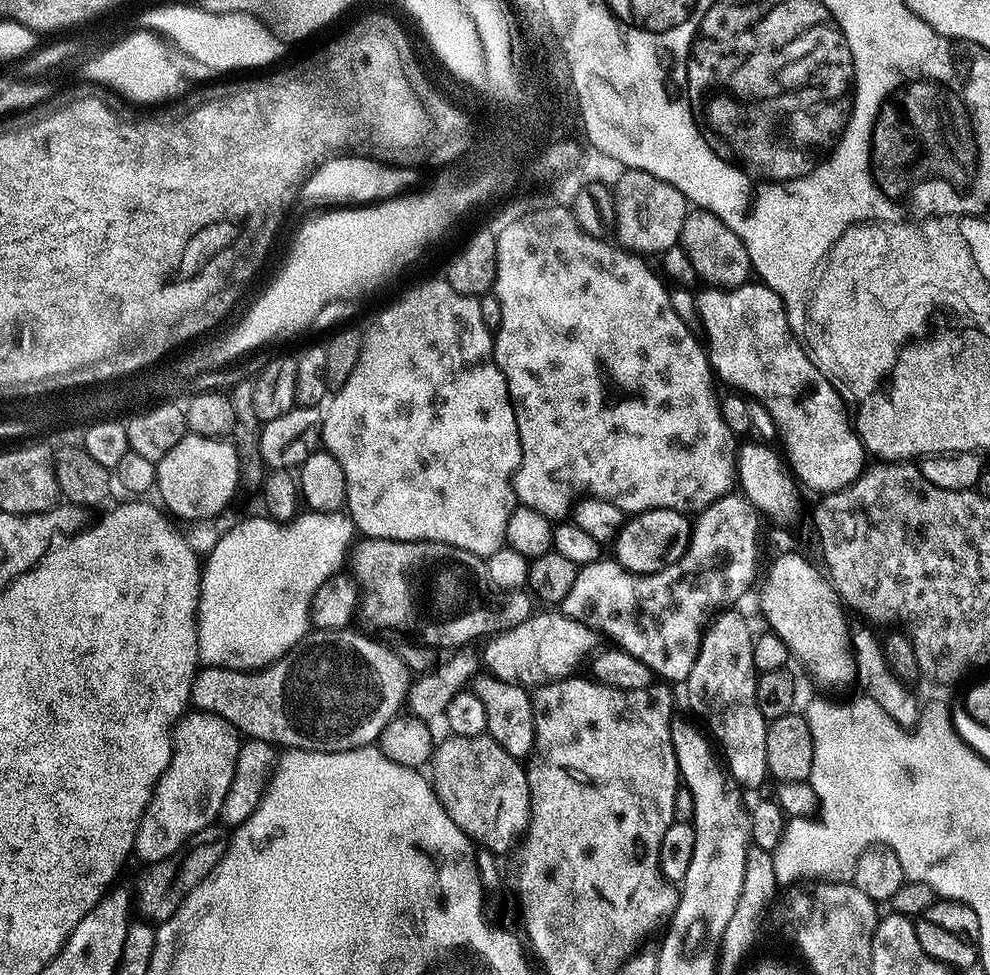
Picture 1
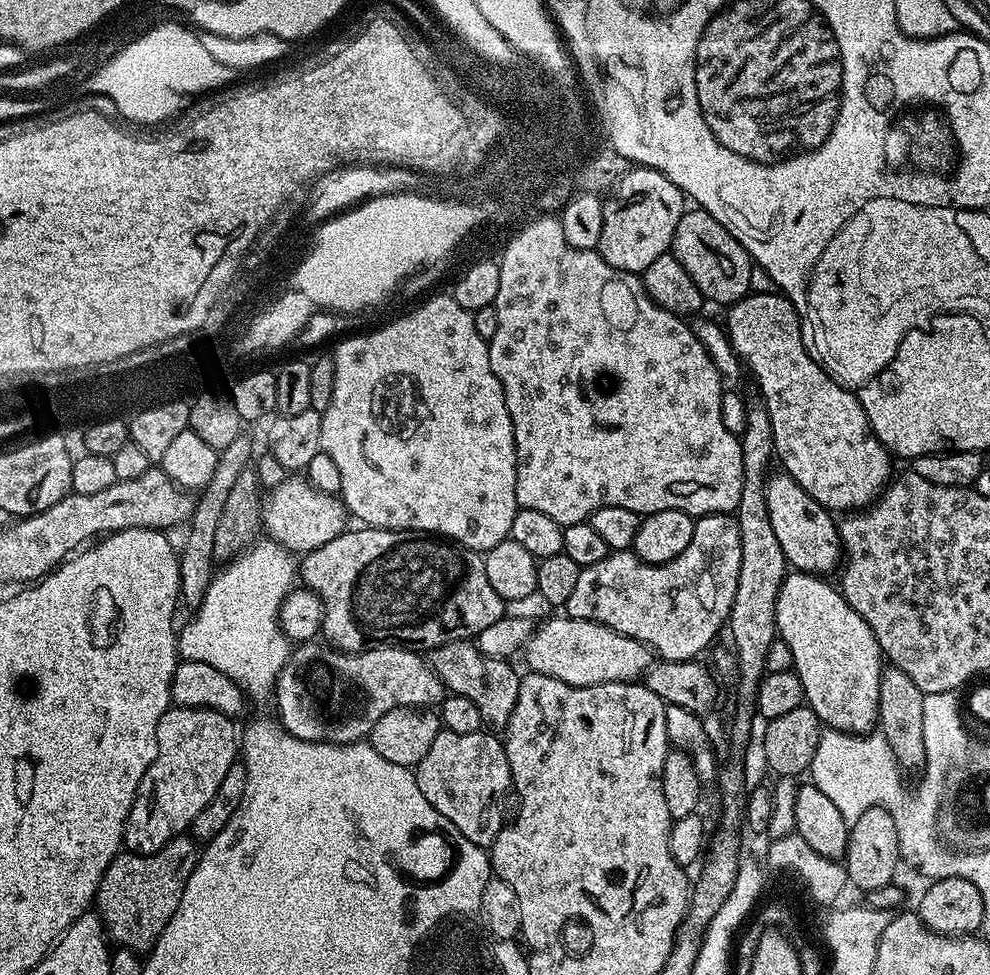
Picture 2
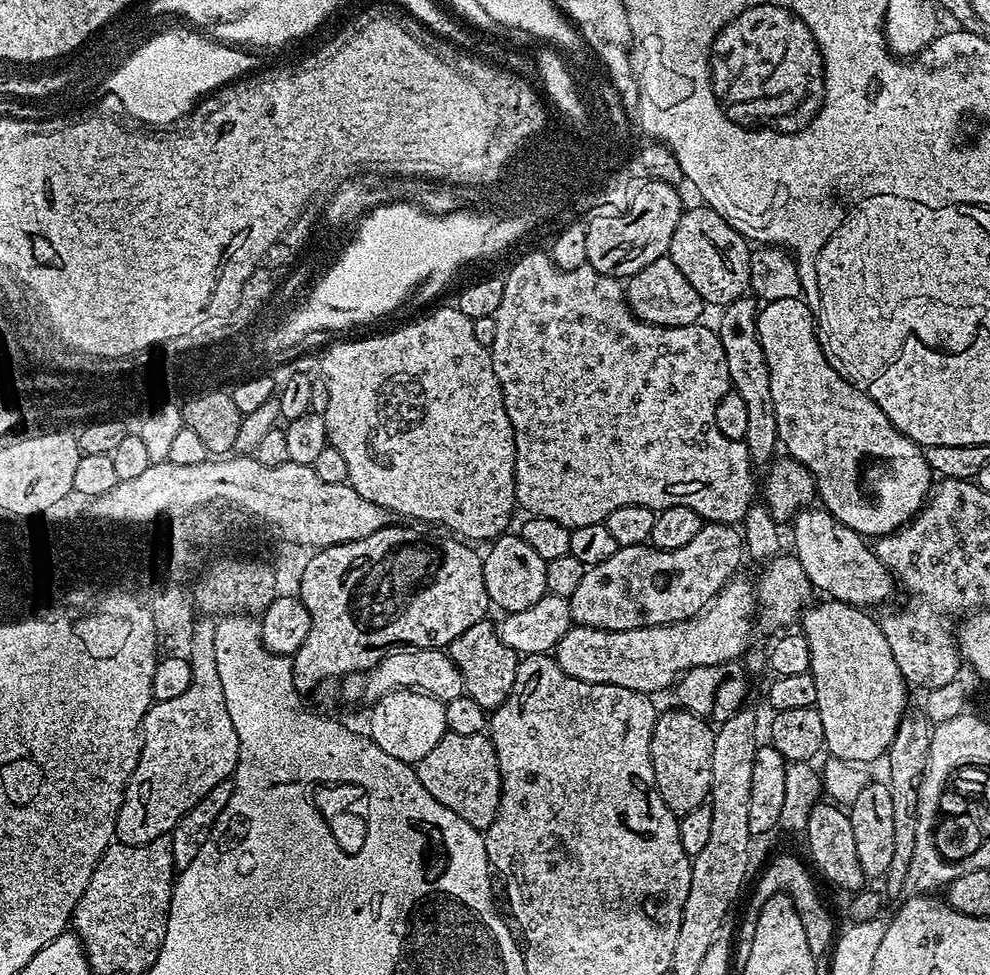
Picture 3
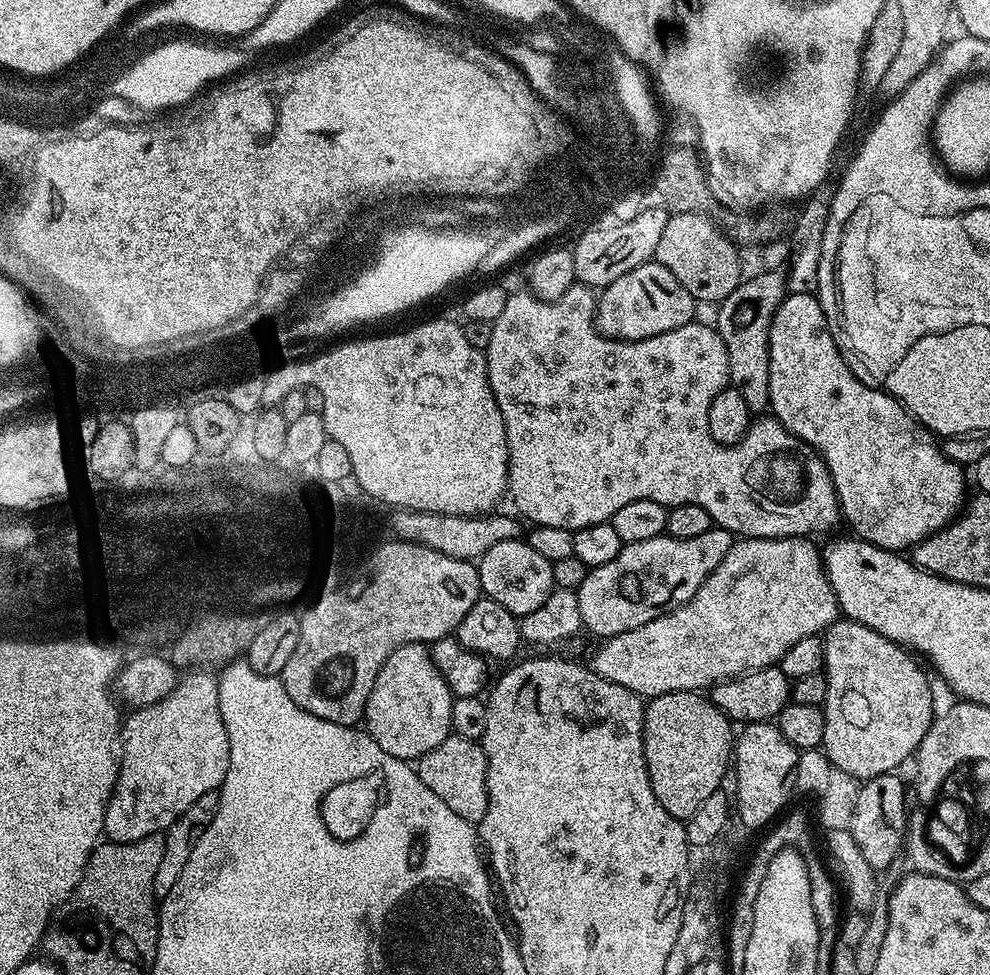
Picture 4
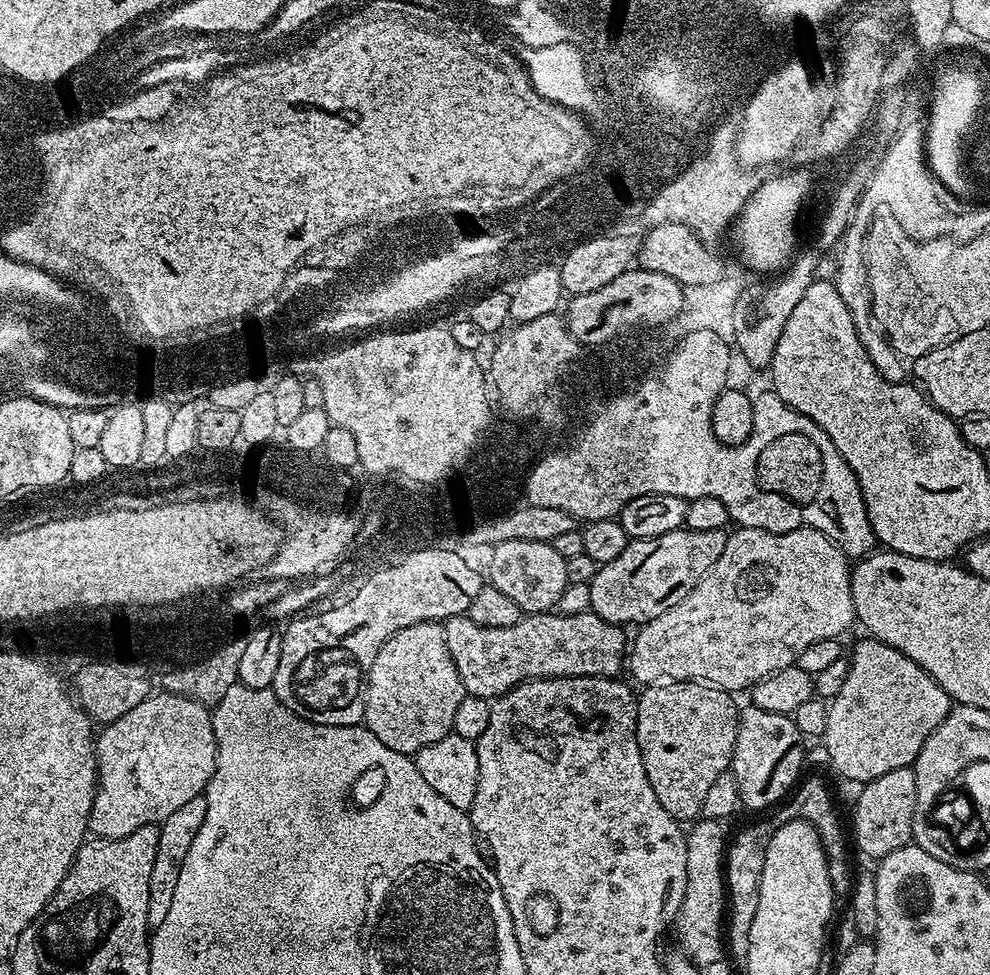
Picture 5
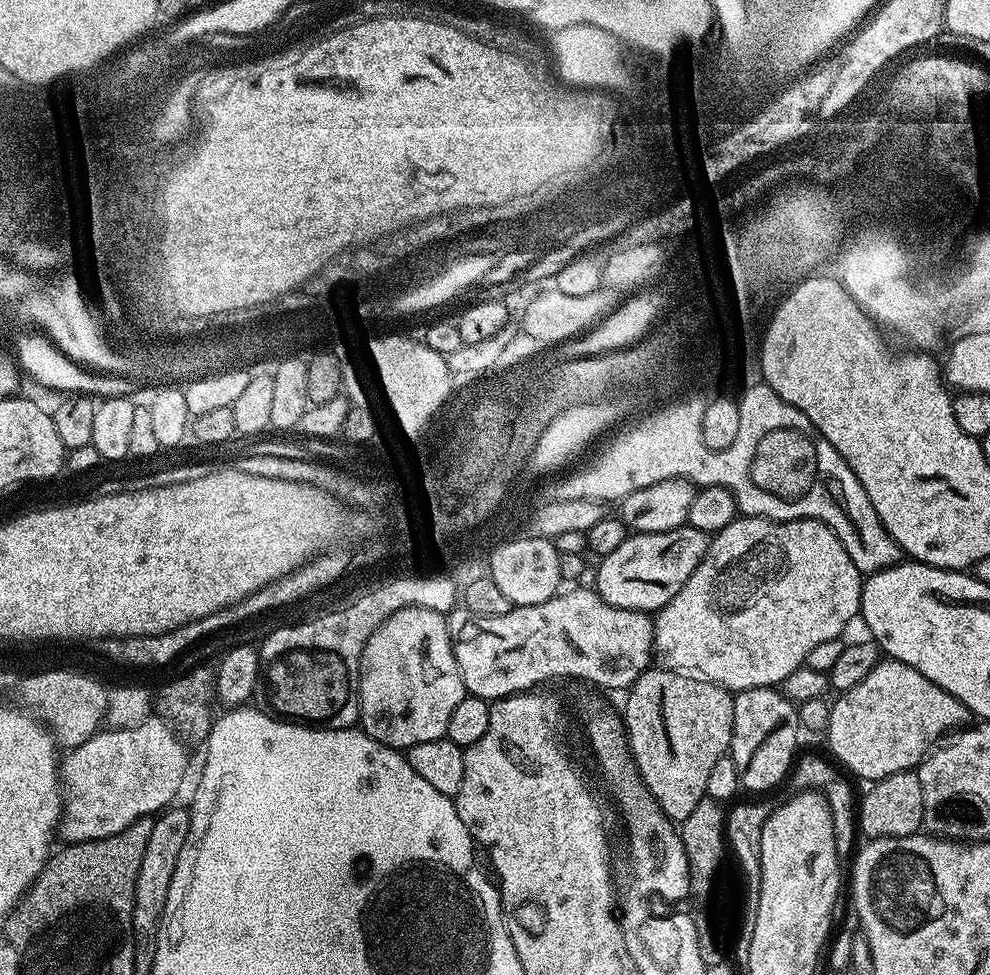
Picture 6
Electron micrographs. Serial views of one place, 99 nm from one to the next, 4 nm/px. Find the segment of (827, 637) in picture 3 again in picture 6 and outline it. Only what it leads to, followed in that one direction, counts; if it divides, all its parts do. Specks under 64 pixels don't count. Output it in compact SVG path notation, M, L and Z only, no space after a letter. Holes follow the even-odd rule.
M891 658L881 659L878 667L871 676L864 679L863 684L854 686L849 692L839 693L836 699L840 700L833 699L830 704L830 737L832 736L833 752L831 755L840 756L839 763L848 764L849 773L857 772L862 779L868 780L867 782L886 778L889 772L906 772L919 765L921 759L929 755L928 740L934 739L936 732L951 733L954 726L967 725L970 720L968 709L963 707L959 700L954 700L949 692L930 684L928 679L918 674L918 670L905 668L902 662Z

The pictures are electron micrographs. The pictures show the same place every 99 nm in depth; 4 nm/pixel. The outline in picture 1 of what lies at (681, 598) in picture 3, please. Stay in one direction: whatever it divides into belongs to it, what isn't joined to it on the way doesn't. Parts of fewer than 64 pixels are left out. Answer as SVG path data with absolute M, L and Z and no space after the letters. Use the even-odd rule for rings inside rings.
M729 494L718 498L718 502L706 506L695 517L692 537L678 562L650 574L626 570L614 558L601 558L585 564L580 568L578 578L574 578L570 594L566 594L562 611L601 637L609 636L615 647L638 658L638 662L646 662L652 673L663 681L684 682L698 658L700 642L710 621L725 606L735 605L732 604L735 600L742 599L756 576L758 542L762 540L760 523L762 520L756 508L743 495Z

